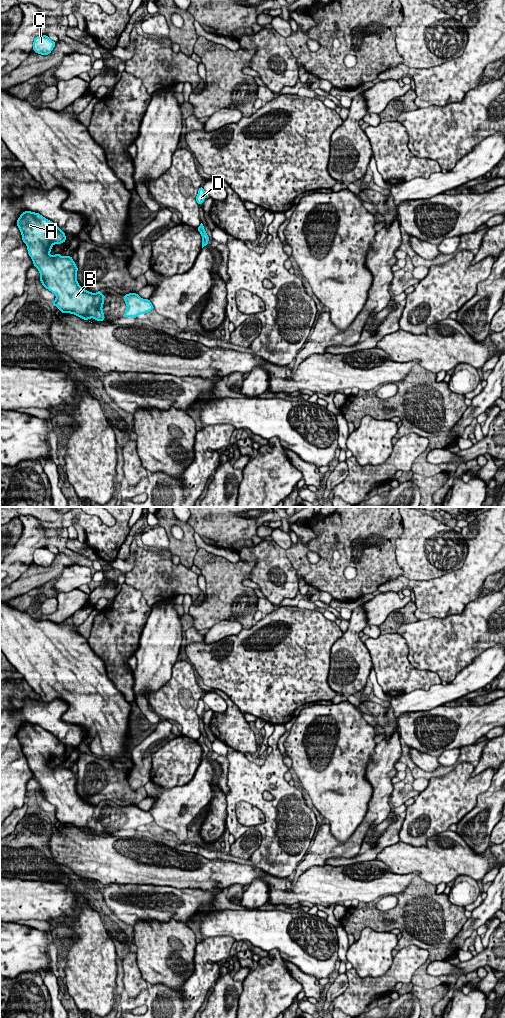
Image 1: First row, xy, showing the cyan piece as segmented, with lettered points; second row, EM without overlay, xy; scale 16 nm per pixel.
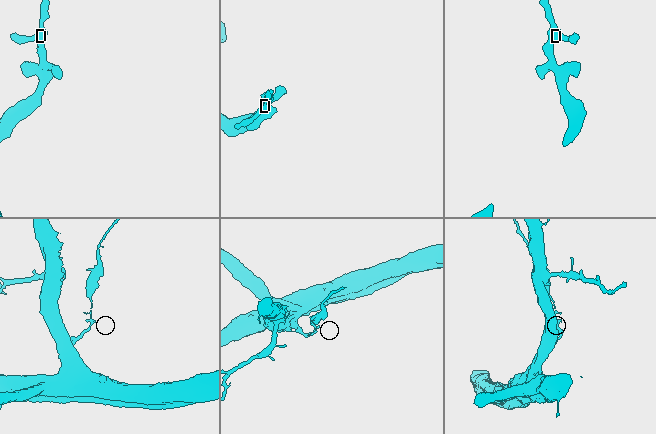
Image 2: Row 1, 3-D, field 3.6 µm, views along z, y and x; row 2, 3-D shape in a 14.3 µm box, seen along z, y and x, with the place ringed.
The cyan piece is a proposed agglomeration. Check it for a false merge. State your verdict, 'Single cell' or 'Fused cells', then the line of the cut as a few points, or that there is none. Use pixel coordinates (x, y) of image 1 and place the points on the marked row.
Fused cells. Split along xy (198, 227), (204, 231)

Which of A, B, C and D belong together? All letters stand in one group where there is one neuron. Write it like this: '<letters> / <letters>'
A B C / D

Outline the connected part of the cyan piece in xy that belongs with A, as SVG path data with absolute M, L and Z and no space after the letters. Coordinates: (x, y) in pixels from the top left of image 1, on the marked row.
M31 211L20 215L17 226L34 267L40 273L42 285L56 295L52 304L61 313L69 312L83 320L105 320L102 310L105 295L101 290L92 293L79 285L78 267L71 256L60 256L60 253L50 255L54 244L66 241L65 233L52 221Z

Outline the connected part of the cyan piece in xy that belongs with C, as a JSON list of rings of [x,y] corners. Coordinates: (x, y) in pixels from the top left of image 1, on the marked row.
[[[37,36],[33,42],[33,51],[41,55],[49,55],[55,47],[55,42],[48,36]]]

